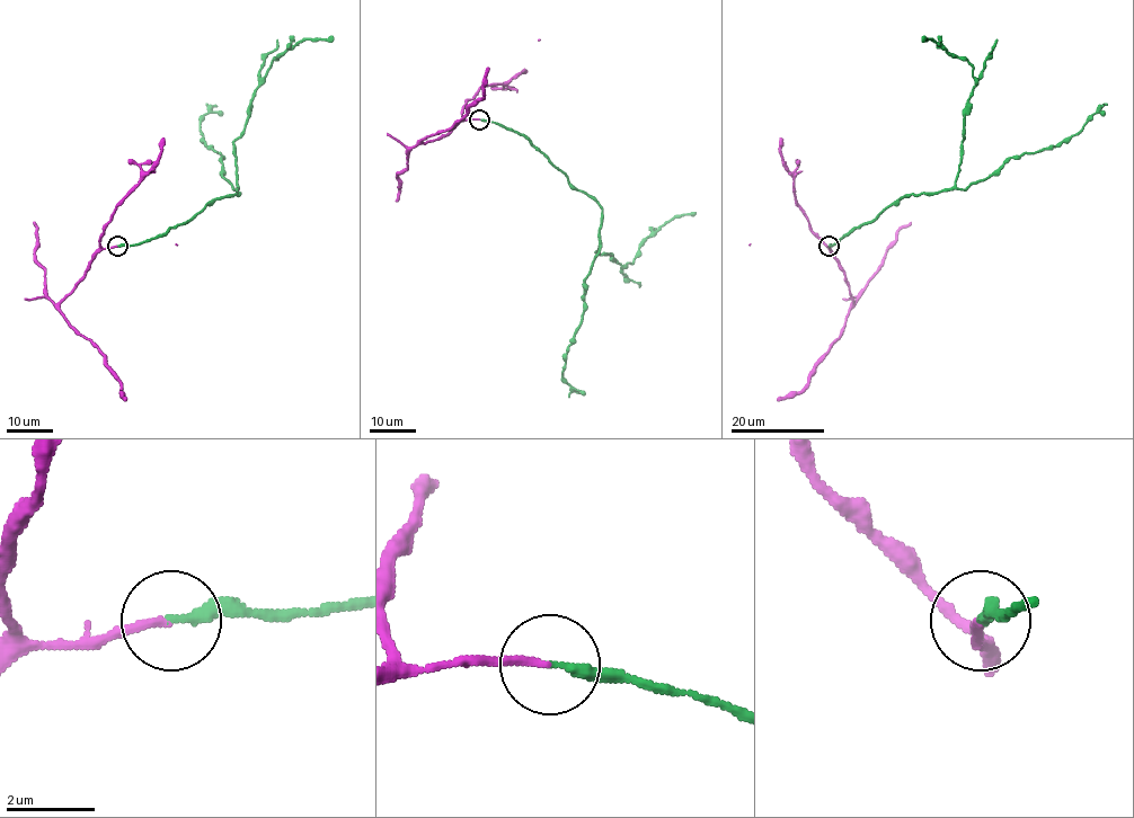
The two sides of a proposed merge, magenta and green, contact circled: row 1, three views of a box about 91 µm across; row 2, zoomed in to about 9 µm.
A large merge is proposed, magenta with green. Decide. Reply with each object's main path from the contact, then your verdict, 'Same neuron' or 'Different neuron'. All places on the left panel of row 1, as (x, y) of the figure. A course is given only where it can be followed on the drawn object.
Course of magenta: (117, 247), (100, 250), (77, 286), (60, 302), (59, 309), (64, 319), (104, 356), (126, 399). Course of green: (117, 247), (158, 237), (215, 198), (239, 194), (233, 142), (258, 83), (274, 59), (299, 42), (333, 37). Same neuron

